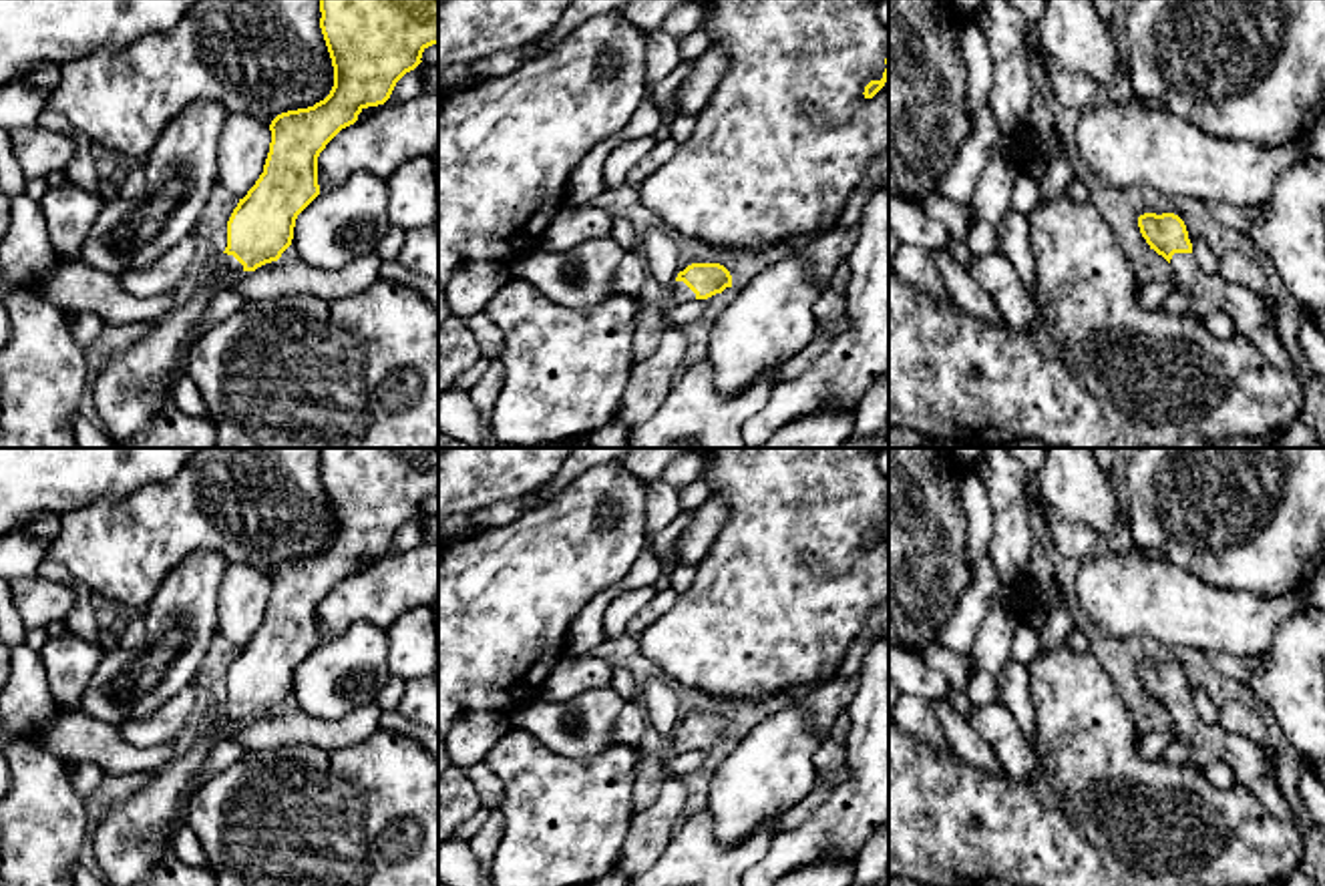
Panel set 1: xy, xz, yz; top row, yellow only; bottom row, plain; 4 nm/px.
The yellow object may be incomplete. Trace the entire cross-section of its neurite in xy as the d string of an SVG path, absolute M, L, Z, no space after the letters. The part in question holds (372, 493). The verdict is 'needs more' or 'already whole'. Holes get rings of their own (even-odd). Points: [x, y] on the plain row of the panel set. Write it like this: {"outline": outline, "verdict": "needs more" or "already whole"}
{"outline": "M320 448L320 462L334 516L330 544L314 557L288 561L271 571L263 623L227 671L219 725L183 757L169 759L141 792L103 816L92 846L107 886L137 886L171 850L177 826L185 818L185 794L205 778L211 747L229 737L239 723L277 711L292 695L298 665L320 645L318 607L326 595L354 575L364 559L384 555L396 532L422 512L422 502L438 494L438 448Z", "verdict": "needs more"}

